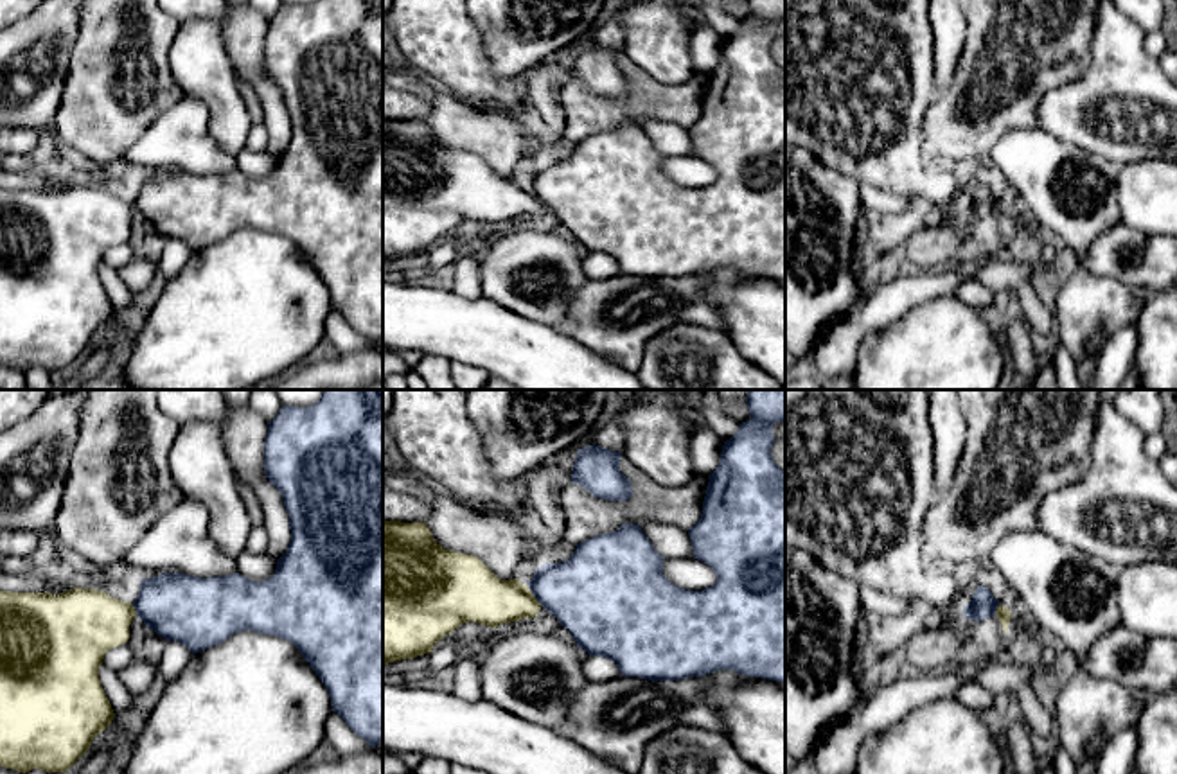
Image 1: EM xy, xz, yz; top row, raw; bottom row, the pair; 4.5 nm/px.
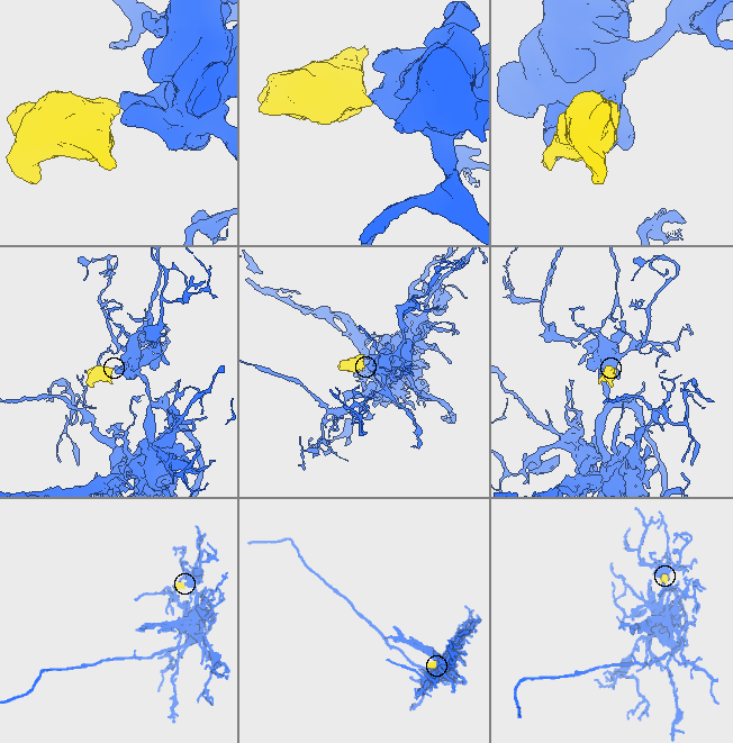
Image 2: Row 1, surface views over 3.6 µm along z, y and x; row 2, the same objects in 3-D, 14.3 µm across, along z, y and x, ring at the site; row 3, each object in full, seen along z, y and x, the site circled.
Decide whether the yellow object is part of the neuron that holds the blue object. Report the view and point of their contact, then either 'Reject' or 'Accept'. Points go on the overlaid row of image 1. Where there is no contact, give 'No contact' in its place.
Touches blue at xz (532, 593). Reject

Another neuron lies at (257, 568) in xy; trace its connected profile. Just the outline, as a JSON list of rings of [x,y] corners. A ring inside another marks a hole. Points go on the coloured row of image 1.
[[[244,550],[235,559],[235,562],[237,562],[237,573],[255,582],[271,578],[277,569],[277,560],[271,559],[268,553],[253,555]]]

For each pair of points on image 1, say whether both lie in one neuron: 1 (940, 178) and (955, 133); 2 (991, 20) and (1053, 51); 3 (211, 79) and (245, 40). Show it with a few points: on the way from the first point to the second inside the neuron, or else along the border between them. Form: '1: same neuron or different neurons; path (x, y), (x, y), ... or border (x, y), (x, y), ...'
1: different neurons; border (922, 115), (922, 142), (933, 157)
2: same neuron; path (1007, 20), (1023, 20), (1037, 35)
3: different neurons; border (211, 18), (218, 22), (239, 76)

